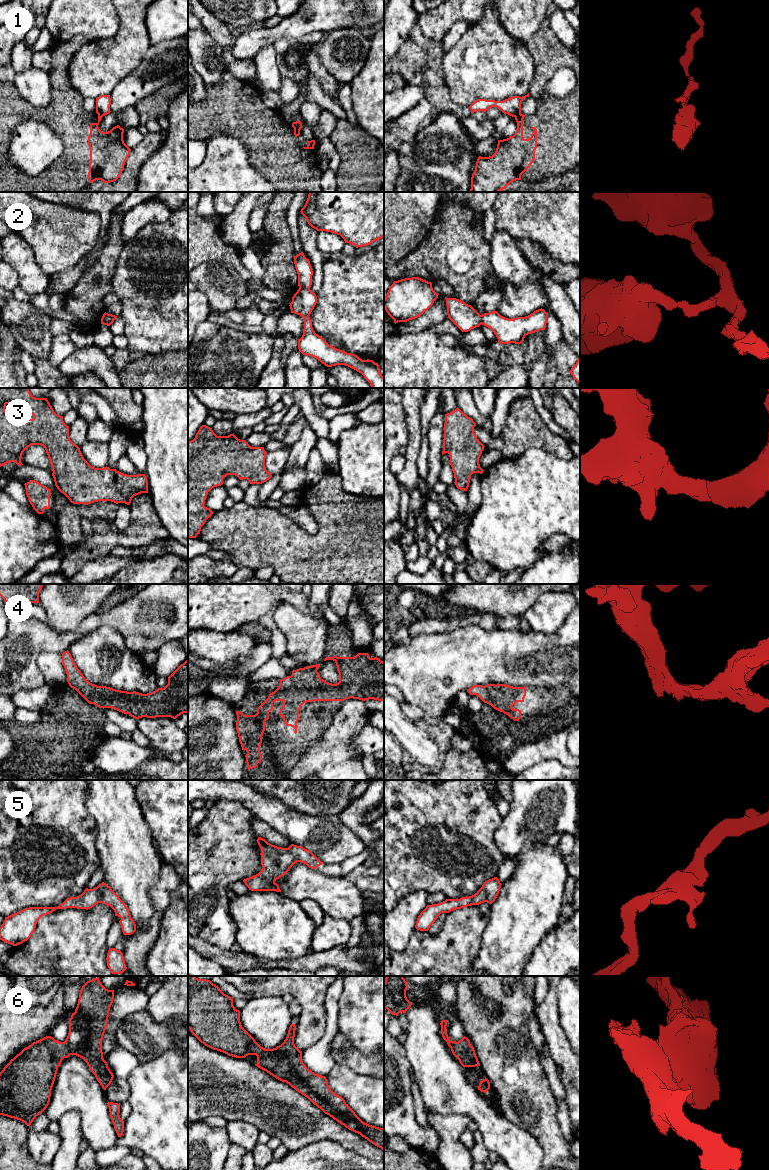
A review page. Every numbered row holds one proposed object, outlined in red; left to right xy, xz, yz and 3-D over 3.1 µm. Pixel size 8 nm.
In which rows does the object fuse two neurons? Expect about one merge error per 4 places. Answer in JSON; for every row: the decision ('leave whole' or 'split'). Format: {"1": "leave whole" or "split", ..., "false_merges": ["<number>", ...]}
{"1": "split", "2": "split", "3": "leave whole", "4": "leave whole", "5": "leave whole", "6": "leave whole", "false_merges": ["1", "2"]}

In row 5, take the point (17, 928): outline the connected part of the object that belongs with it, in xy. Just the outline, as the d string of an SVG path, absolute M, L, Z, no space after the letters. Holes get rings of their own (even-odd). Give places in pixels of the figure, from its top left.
M102 882L93 889L86 888L77 897L67 898L58 907L29 907L8 917L5 917L0 927L0 940L17 946L27 941L35 931L38 920L56 909L77 908L90 909L98 903L110 906L115 916L121 918L119 921L124 935L131 935L136 931L136 924L131 918L129 909L119 896Z

